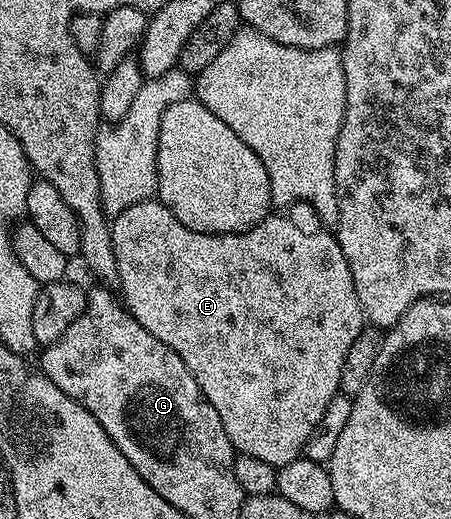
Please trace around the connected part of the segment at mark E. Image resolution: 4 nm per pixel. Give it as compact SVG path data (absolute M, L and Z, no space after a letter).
M157 198L140 202L136 206L128 206L119 216L113 217L114 253L118 263L118 284L122 288L121 295L130 313L160 342L167 344L180 358L184 358L184 366L192 370L192 378L200 386L200 390L216 406L216 414L220 414L220 422L224 422L224 430L238 452L252 454L252 458L261 458L263 462L281 466L299 459L302 456L304 442L308 442L308 434L316 430L316 422L324 418L324 410L328 410L328 402L339 395L340 369L344 367L344 358L352 342L361 334L364 317L360 298L356 298L356 286L352 282L352 270L348 270L348 262L344 258L344 250L340 250L337 235L322 223L318 212L311 204L296 203L289 205L290 216L271 214L259 222L255 228L246 232L232 232L224 236L213 236L207 232L197 232L184 226L174 212L168 210Z

